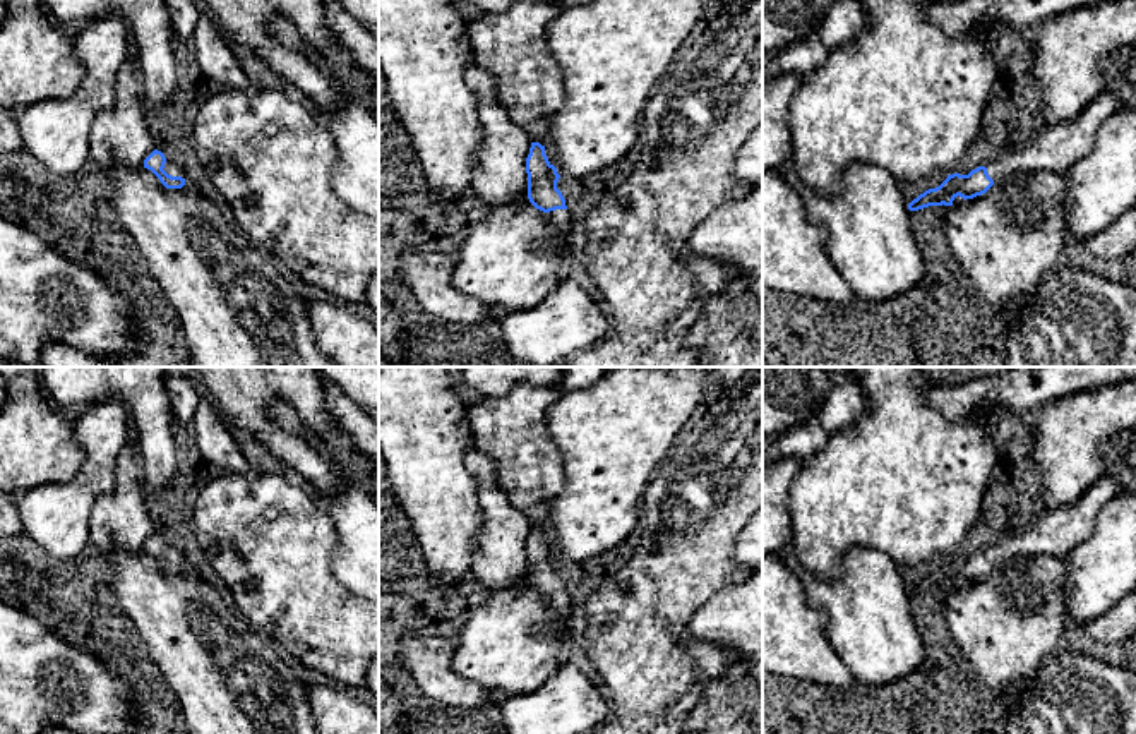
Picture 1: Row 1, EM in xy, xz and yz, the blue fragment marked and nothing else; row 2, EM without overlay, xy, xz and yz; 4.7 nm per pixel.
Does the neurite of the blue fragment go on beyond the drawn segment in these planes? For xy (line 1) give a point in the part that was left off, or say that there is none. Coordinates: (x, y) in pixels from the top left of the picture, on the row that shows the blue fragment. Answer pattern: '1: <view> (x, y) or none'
1: xy (170, 168)

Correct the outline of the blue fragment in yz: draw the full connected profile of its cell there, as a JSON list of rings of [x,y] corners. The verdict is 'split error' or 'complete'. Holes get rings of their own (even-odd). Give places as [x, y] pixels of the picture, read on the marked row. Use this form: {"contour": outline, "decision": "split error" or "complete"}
{"contour": [[[1109,89],[1098,93],[1071,122],[1031,130],[1011,144],[987,166],[968,175],[953,173],[936,189],[929,189],[908,204],[910,211],[929,206],[953,206],[960,196],[965,201],[985,194],[995,180],[1011,171],[1064,171],[1079,161],[1091,147],[1100,125],[1119,110],[1119,101]]], "decision": "split error"}

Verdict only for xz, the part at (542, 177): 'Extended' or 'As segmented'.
Extended

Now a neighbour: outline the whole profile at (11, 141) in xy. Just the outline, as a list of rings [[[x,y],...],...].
[[[0,108],[0,154],[12,154],[22,149],[17,111]]]

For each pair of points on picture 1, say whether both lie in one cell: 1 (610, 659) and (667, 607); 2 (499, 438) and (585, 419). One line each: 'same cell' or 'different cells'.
1: same cell
2: different cells

